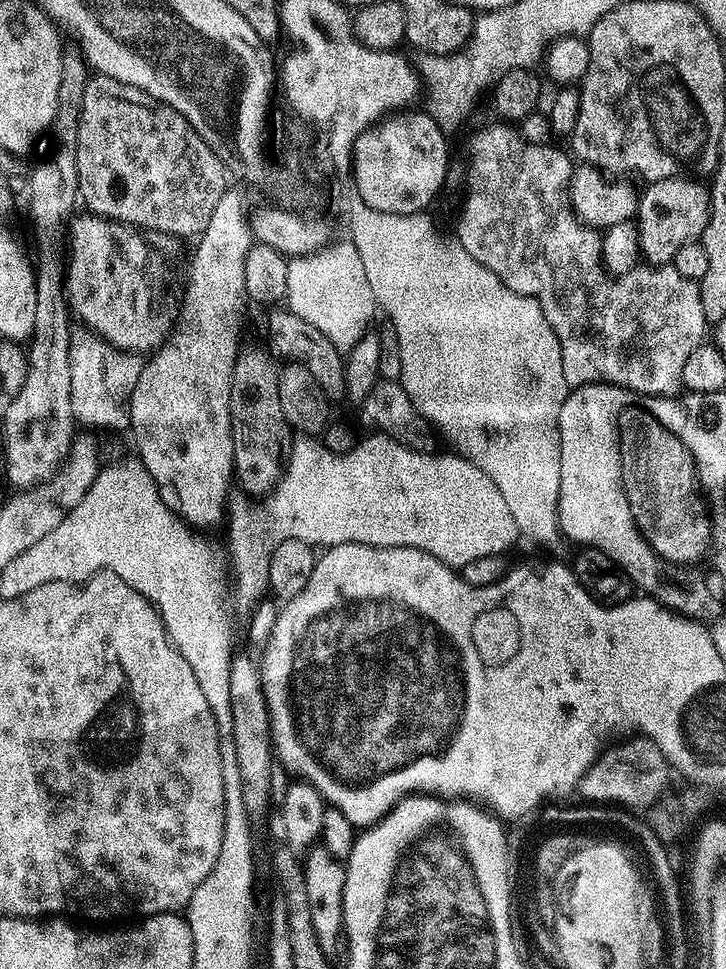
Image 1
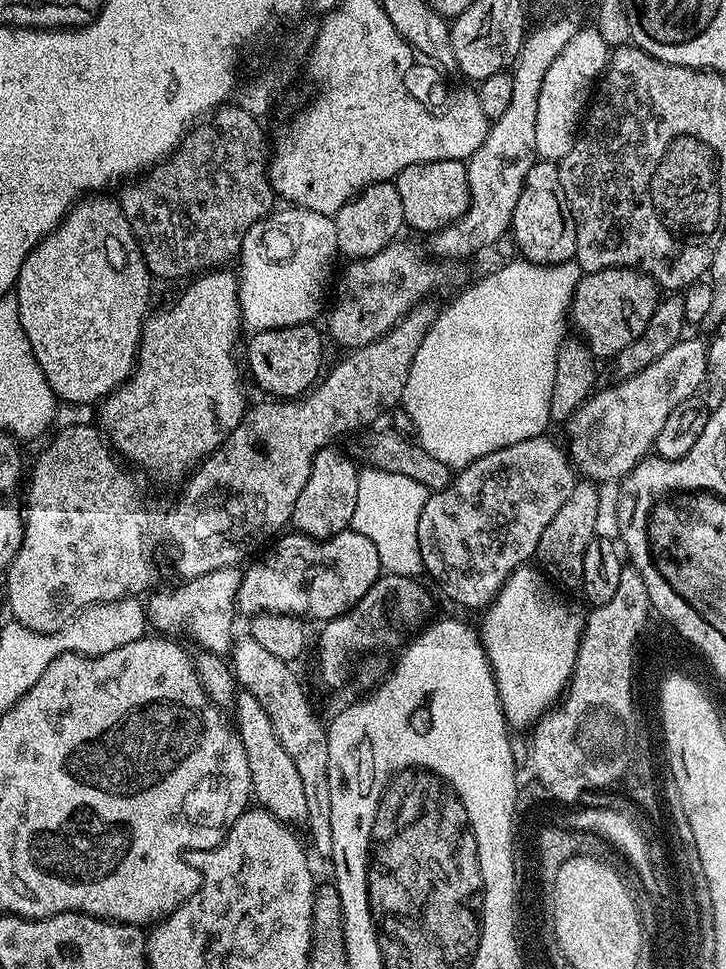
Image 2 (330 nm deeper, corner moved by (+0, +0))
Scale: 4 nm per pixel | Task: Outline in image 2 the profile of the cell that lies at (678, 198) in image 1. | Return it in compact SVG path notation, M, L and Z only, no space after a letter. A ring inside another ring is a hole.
M607 268L581 275L572 295L570 324L577 328L597 358L614 358L628 349L646 330L646 322L660 305L661 289L650 277L634 268Z

